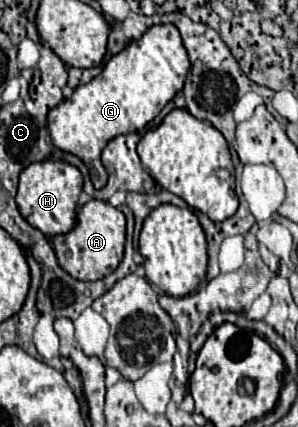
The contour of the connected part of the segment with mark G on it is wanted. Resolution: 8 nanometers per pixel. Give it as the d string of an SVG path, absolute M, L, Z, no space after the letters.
M174 25L148 27L140 39L126 45L118 55L112 55L100 75L76 87L70 99L64 99L48 111L48 129L54 145L60 151L80 157L90 169L94 187L102 189L106 185L106 169L100 153L106 143L120 133L134 133L148 125L182 91L188 71L190 59L178 29Z

